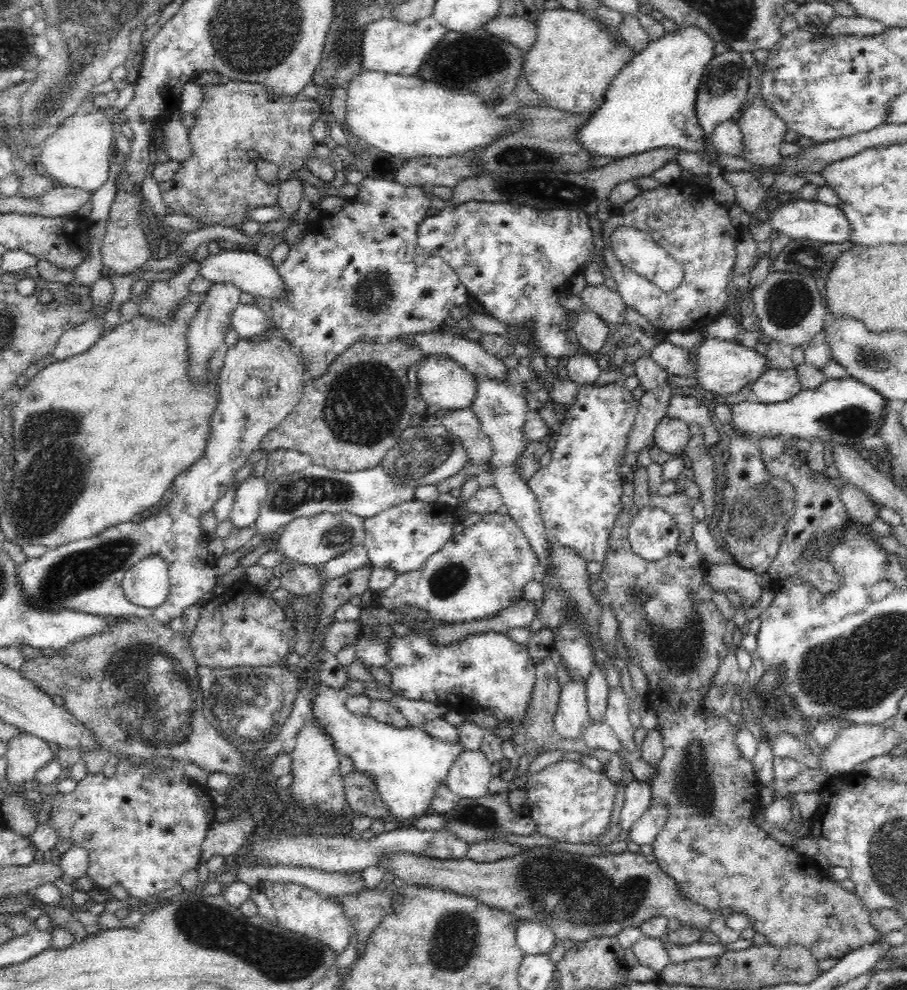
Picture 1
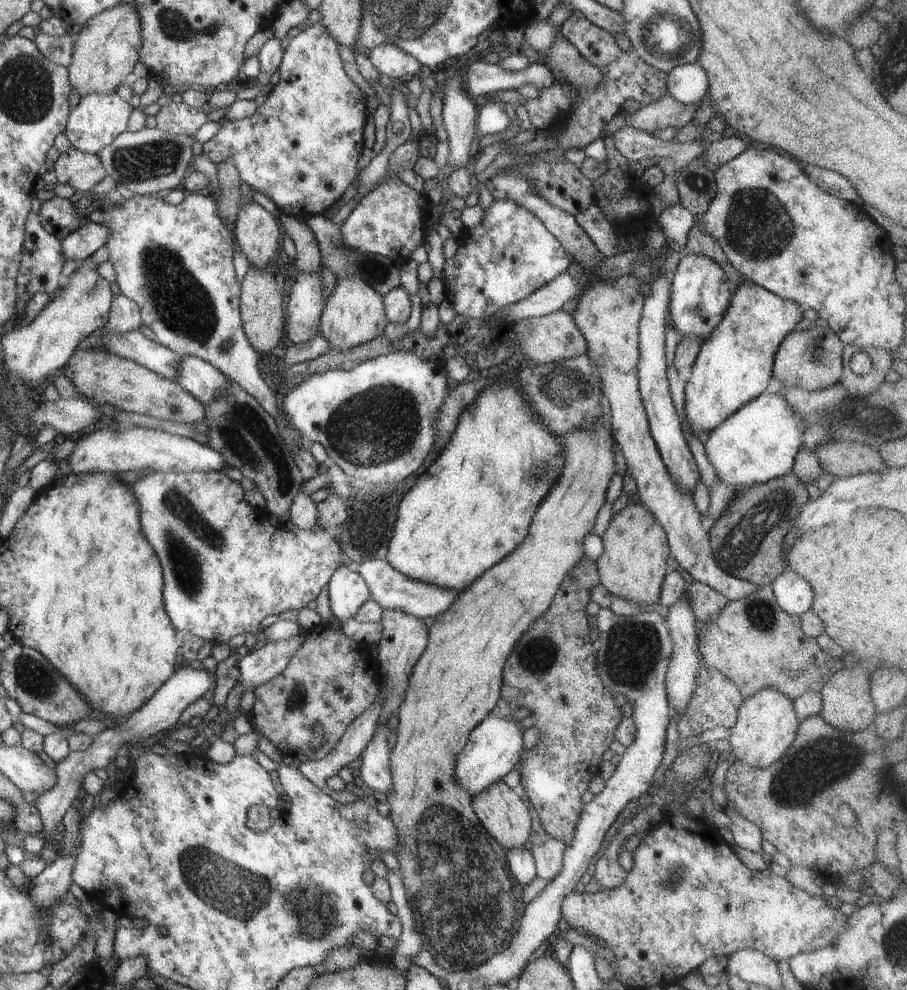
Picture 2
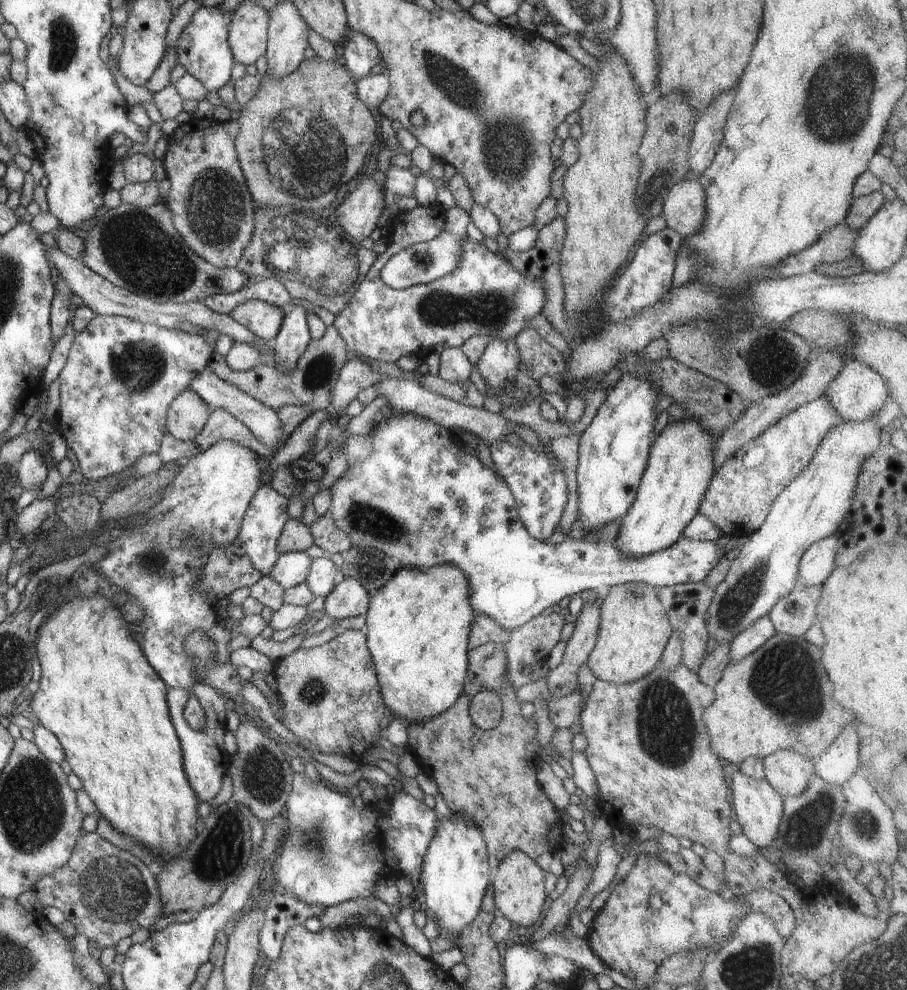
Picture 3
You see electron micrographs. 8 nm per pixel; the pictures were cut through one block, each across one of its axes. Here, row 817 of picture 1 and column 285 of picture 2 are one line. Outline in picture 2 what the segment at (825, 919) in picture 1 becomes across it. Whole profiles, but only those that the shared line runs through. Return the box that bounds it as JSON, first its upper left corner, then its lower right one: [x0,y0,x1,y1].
[248,624,381,760]

